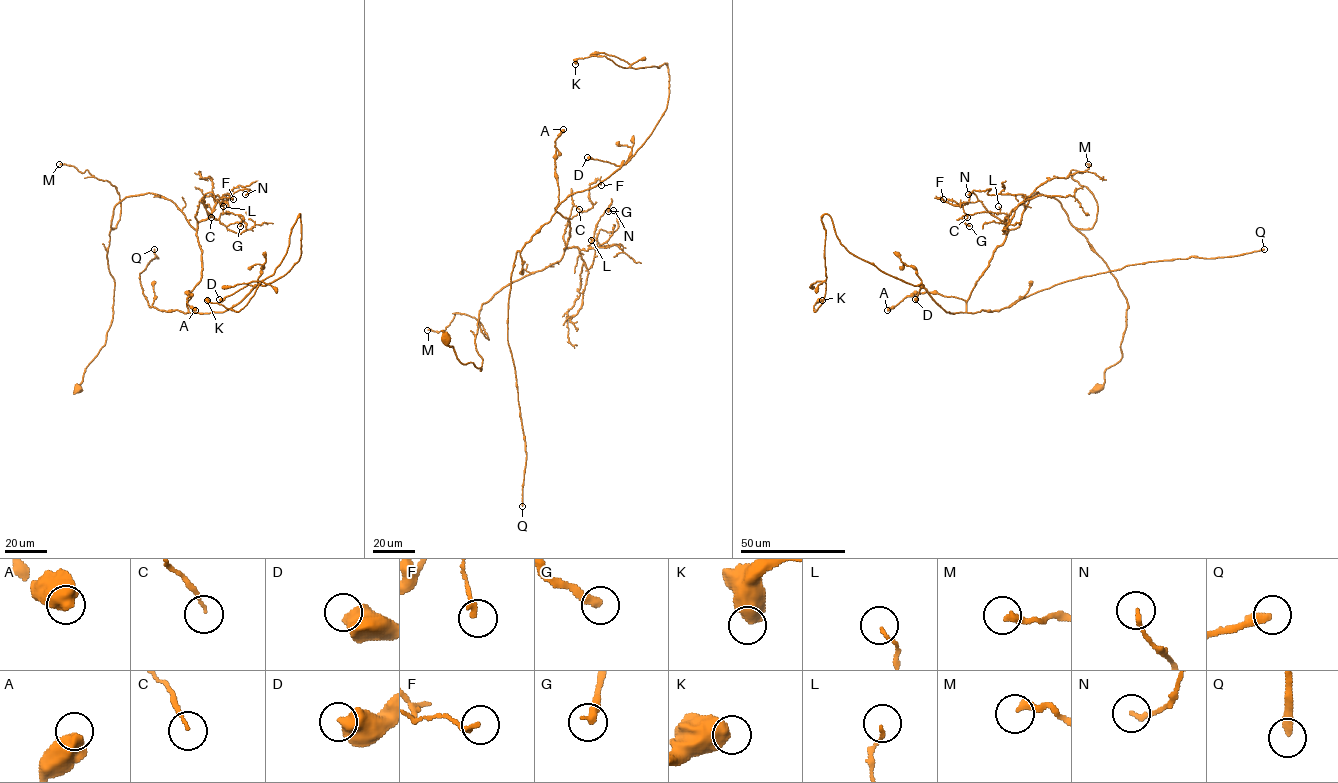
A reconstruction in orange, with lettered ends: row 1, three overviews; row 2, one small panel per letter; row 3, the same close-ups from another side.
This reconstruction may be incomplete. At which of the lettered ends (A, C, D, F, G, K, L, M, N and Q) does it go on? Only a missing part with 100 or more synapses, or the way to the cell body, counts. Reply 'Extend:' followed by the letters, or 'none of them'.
Extend: Q

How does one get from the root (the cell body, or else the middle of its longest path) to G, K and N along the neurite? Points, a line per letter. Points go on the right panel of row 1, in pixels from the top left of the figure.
G: (1096, 387), (1122, 356), (1127, 302), (1061, 204), (1037, 193), (1015, 229), (991, 212), (963, 215), (969, 226)
K: (1096, 387), (1127, 299), (1053, 197), (1029, 199), (955, 313), (824, 214), (822, 300)
N: (1096, 387), (1122, 356), (1128, 307), (1107, 264), (1053, 197), (1035, 194), (1008, 229), (1025, 196), (968, 194)

